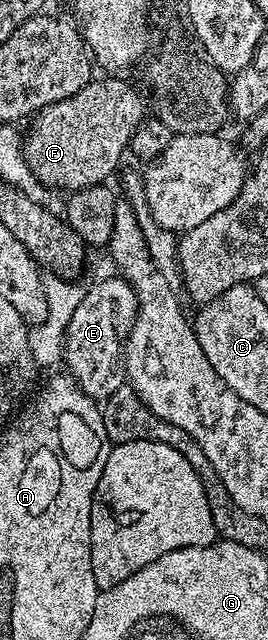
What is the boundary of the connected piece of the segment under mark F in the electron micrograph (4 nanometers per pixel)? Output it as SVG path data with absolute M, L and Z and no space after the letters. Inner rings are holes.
M101 76L89 81L83 91L75 91L71 99L43 107L28 122L29 130L23 133L25 161L43 185L72 191L106 184L121 156L126 156L136 129L146 122L146 94L124 81L124 76Z

